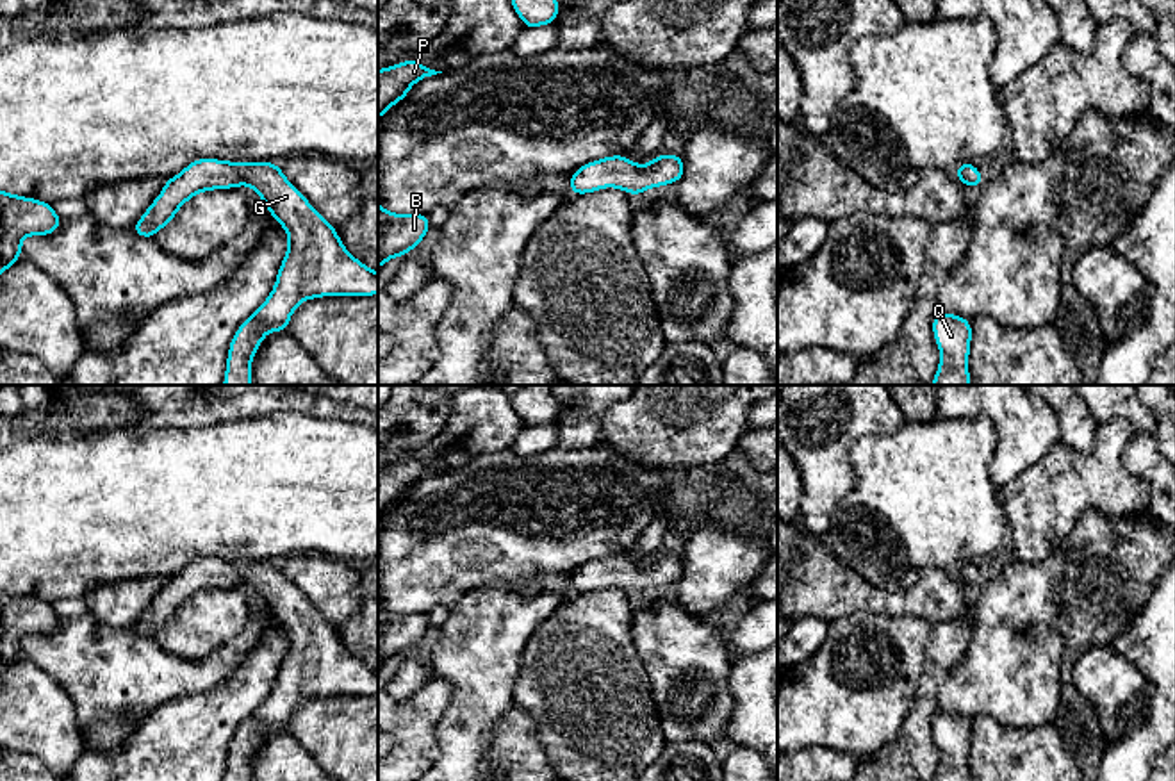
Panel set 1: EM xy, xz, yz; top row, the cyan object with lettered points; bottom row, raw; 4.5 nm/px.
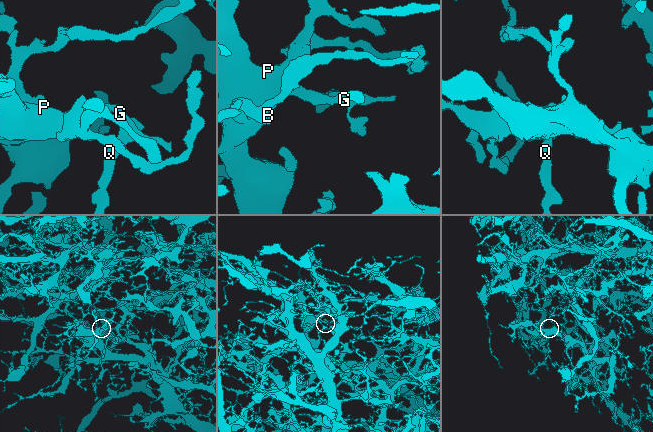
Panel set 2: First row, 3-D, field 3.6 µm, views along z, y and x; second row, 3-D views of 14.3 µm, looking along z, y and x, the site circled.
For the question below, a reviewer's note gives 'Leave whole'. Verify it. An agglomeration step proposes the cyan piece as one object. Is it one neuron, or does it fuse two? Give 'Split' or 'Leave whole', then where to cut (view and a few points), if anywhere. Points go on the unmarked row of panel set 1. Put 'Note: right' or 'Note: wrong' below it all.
Leave whole. No split
Note: right

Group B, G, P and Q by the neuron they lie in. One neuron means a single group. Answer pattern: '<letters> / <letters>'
B G P Q

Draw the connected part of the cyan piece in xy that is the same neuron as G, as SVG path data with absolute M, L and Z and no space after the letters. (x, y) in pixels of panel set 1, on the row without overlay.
M198 558L166 580L162 592L132 626L152 638L198 592L250 585L285 628L289 649L269 697L237 728L223 781L251 781L251 758L267 731L287 731L294 708L321 695L378 694L378 672L357 660L337 629L283 576L280 563Z

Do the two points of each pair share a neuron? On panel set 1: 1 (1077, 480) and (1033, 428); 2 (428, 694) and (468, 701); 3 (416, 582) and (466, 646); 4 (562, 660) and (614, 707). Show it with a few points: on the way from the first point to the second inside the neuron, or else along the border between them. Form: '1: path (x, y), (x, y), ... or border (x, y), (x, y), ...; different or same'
1: border (1059, 439), (1018, 476); different
2: border (439, 676), (451, 689), (451, 701), (435, 737); different
3: border (485, 585), (468, 591), (450, 607); different
4: path (575, 673), (601, 699); same

